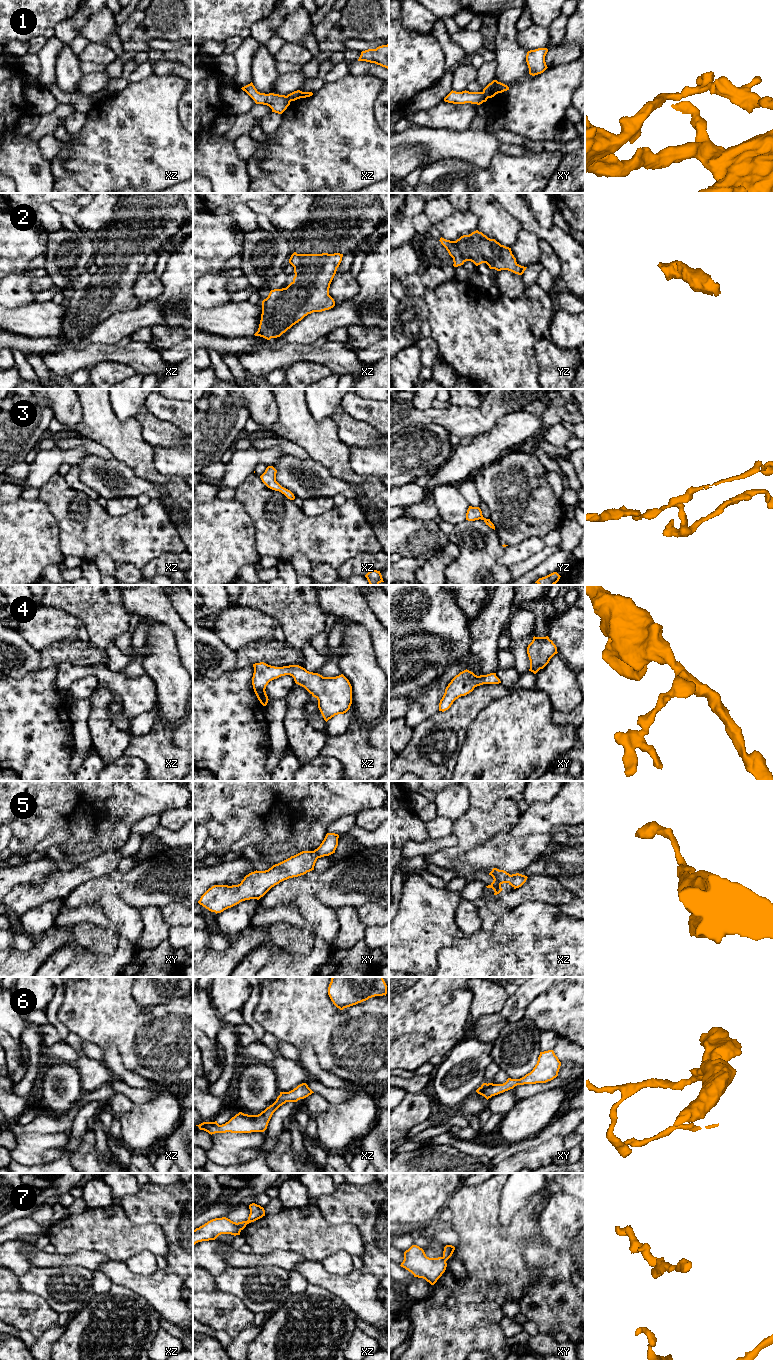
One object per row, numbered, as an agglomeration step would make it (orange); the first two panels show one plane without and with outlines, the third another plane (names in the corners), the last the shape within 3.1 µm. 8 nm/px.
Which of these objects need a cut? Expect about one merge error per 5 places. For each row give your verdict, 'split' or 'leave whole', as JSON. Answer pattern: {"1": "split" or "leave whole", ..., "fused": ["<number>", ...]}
{"1": "split", "2": "leave whole", "3": "leave whole", "4": "leave whole", "5": "leave whole", "6": "leave whole", "7": "leave whole", "fused": ["1"]}

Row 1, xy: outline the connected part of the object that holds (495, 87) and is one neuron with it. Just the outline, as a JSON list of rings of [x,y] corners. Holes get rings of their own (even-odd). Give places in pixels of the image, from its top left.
[[[493,80],[483,89],[483,93],[488,99],[494,97],[498,93],[502,93],[507,90],[509,90],[507,85],[498,82],[497,80]]]

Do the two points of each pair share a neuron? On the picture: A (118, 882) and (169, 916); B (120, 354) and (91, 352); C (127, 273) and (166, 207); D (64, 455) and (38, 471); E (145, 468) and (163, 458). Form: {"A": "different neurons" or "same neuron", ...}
{"A": "different neurons", "B": "same neuron", "C": "same neuron", "D": "same neuron", "E": "different neurons"}

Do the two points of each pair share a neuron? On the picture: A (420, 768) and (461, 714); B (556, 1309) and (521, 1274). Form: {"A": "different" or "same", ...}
{"A": "same", "B": "different"}

